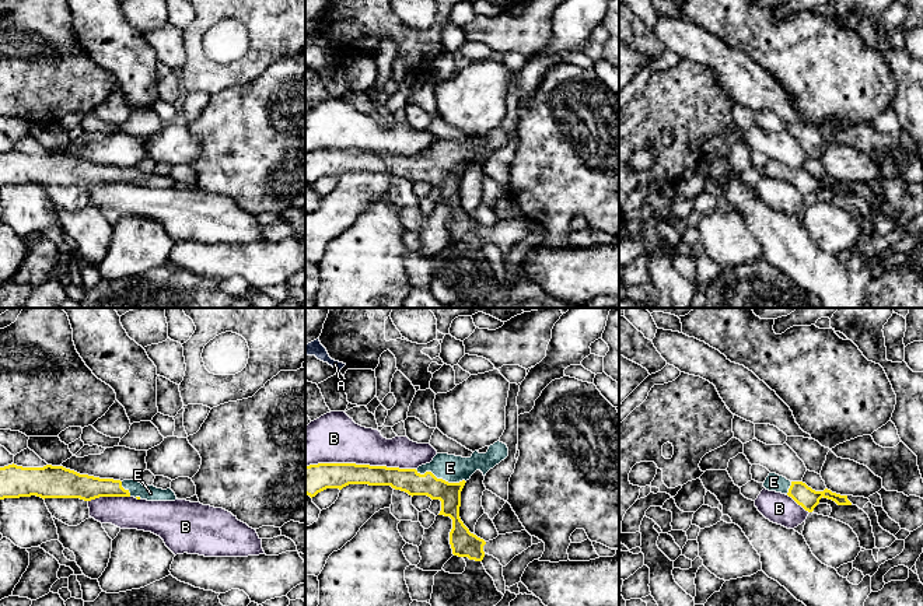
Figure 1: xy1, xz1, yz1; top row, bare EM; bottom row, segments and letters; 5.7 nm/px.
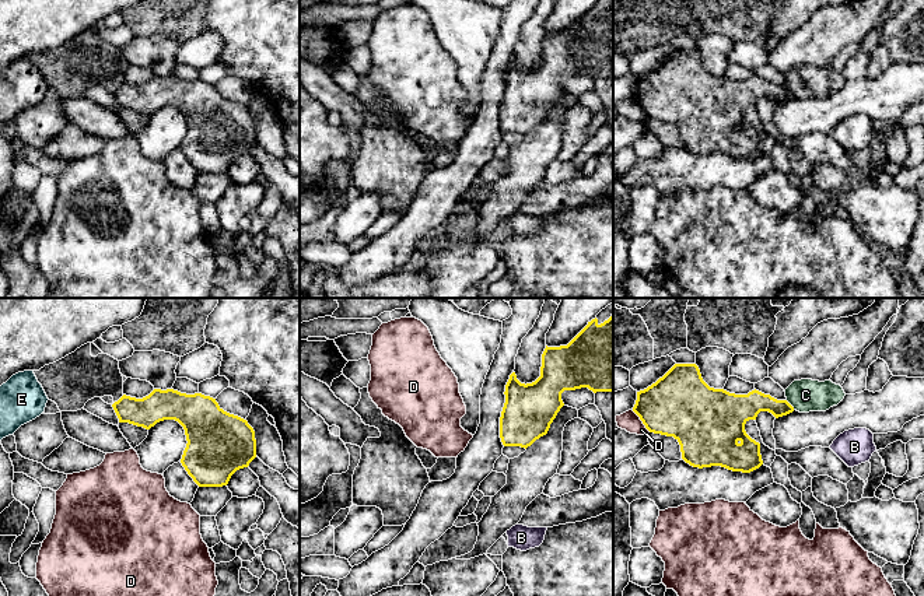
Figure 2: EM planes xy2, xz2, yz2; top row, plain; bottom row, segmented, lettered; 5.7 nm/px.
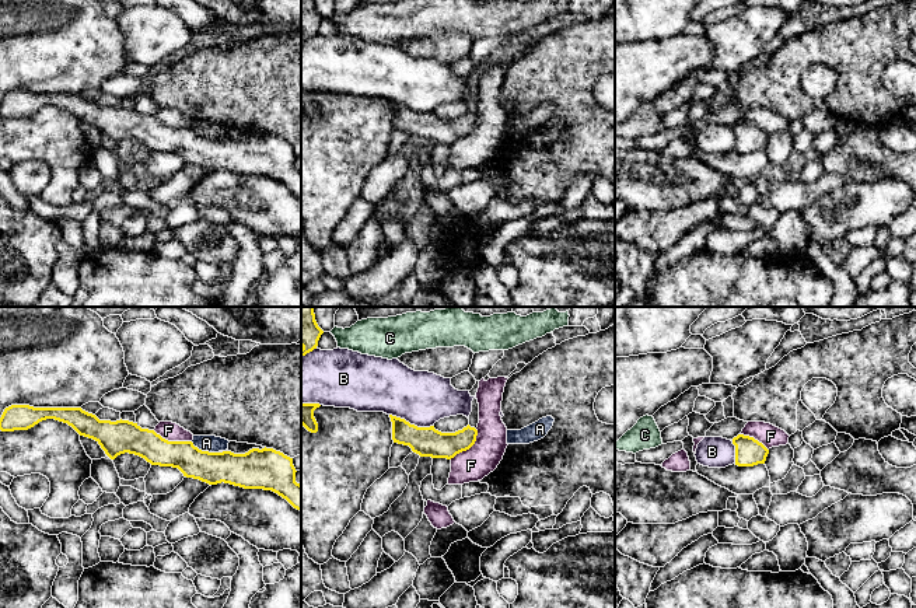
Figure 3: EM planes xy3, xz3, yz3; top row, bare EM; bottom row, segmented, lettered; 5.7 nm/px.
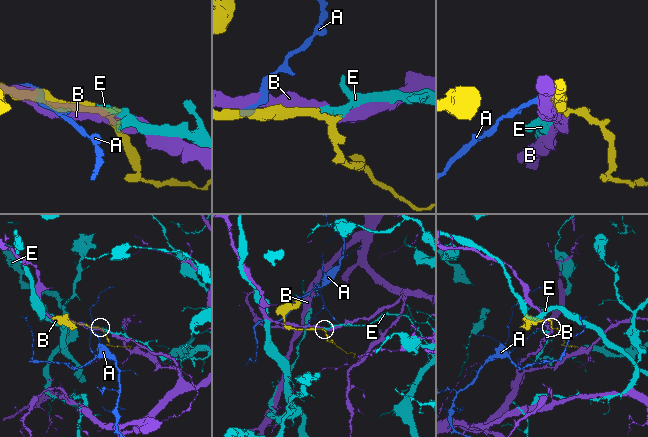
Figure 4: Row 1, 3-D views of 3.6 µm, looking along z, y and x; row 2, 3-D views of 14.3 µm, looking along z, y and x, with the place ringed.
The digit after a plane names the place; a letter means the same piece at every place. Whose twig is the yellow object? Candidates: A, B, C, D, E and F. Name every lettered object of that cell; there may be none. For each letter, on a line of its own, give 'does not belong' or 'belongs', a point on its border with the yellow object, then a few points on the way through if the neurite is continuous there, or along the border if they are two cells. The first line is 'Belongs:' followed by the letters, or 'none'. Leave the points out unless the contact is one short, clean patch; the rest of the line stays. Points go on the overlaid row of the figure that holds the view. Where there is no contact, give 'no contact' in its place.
Belongs: E
A: does not belong | xy3 (205, 451) | along xy3 (191, 441), (202, 450), (217, 453)
B: does not belong | xz1 (360, 465)
C: does not belong | yz2 (790, 405) | along yz2 (786, 400), (794, 409)
D: does not belong | yz2 (641, 420) | along yz2 (632, 410), (650, 431)
E: belongs | xz1 (440, 479) | across xz1 (408, 480), (440, 479), (450, 468)
F: does not belong | xz3 (468, 448) | along xz3 (476, 429), (476, 440), (468, 448), (450, 458)

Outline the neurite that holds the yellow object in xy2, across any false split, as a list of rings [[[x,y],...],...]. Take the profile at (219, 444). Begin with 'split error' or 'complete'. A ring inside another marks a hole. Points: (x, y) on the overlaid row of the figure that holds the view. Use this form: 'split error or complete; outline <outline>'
complete; outline [[[154,389],[143,399],[123,395],[112,407],[119,423],[129,423],[146,430],[164,420],[178,421],[183,427],[188,441],[181,463],[199,487],[227,485],[237,470],[248,467],[256,457],[253,428],[246,420],[224,411],[210,396]]]

